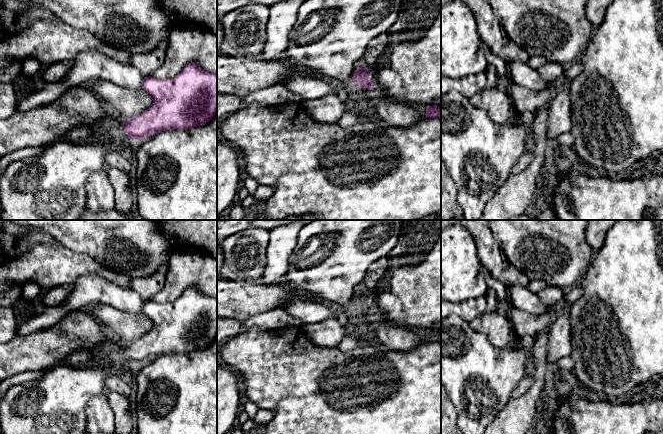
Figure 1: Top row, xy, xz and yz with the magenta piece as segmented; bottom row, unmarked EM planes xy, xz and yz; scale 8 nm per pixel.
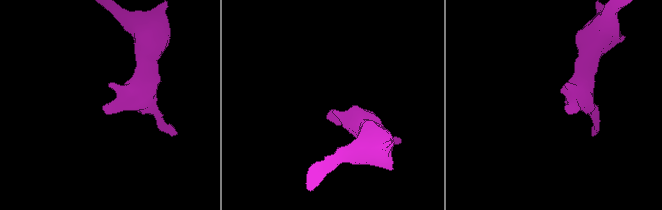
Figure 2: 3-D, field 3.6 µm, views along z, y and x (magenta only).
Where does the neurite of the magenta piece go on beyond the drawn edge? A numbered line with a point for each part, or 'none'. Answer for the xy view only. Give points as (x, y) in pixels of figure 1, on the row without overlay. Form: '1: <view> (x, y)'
1: xy (56, 403)

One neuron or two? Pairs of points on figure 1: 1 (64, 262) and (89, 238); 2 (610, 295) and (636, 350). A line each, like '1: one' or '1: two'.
1: two
2: one

